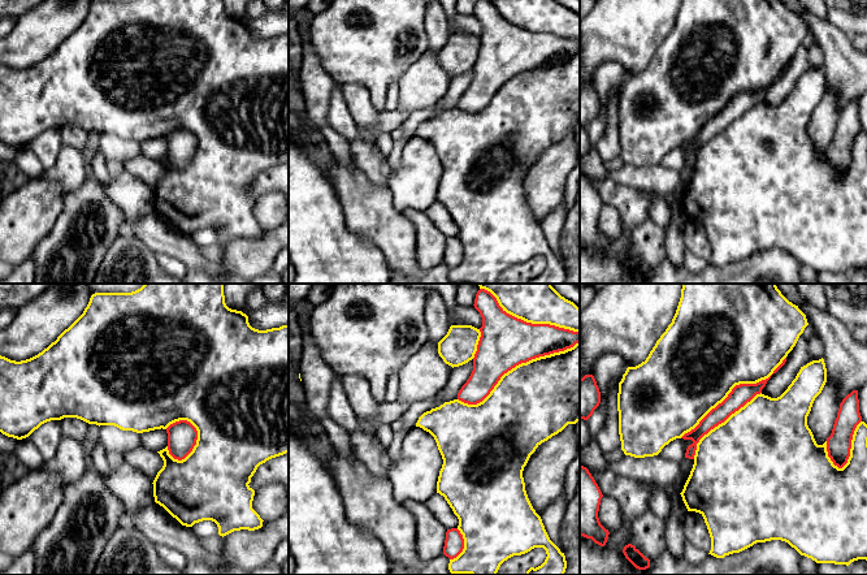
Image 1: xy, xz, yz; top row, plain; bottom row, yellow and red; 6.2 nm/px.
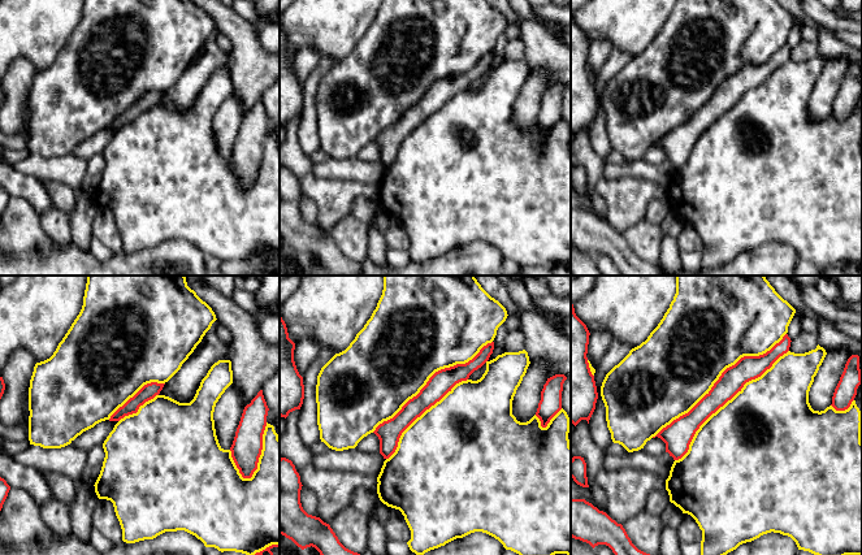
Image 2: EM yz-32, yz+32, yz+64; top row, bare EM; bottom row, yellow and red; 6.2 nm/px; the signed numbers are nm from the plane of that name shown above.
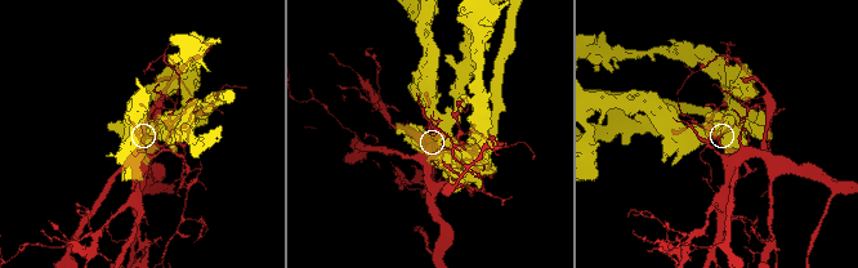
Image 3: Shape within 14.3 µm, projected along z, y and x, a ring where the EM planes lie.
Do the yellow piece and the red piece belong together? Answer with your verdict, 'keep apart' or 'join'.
keep apart

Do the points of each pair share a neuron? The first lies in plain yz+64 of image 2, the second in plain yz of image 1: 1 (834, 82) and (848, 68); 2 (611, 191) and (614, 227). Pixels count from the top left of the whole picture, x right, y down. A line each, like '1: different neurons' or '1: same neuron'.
1: different neurons
2: different neurons

